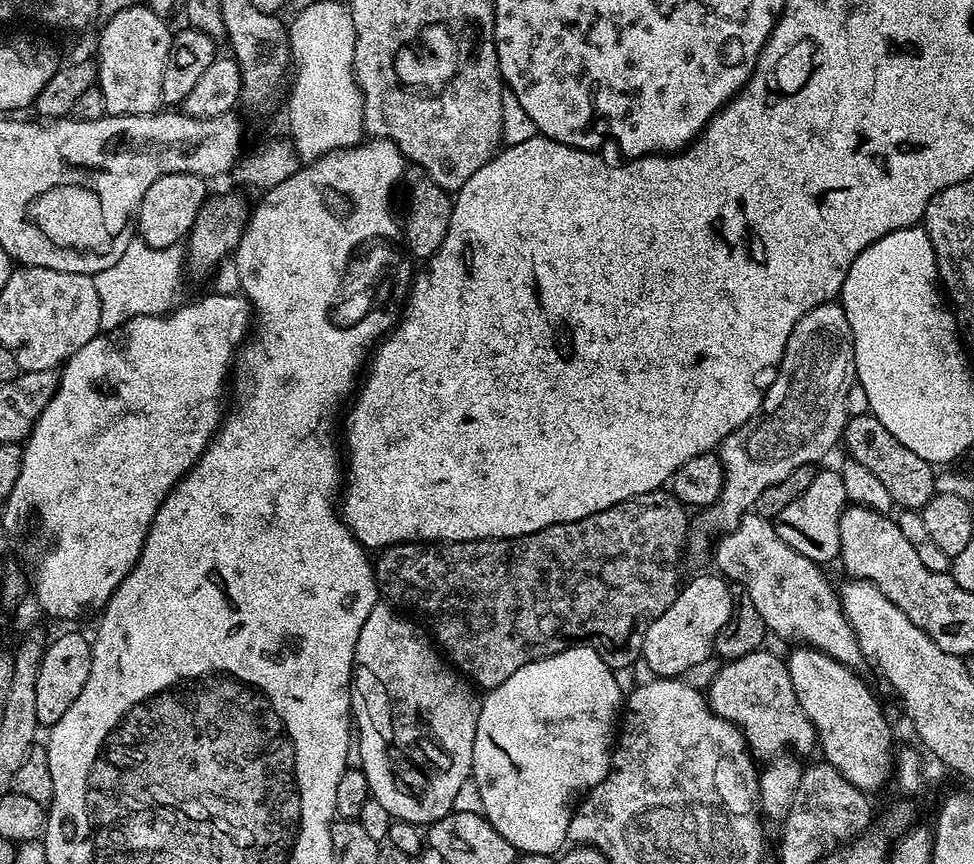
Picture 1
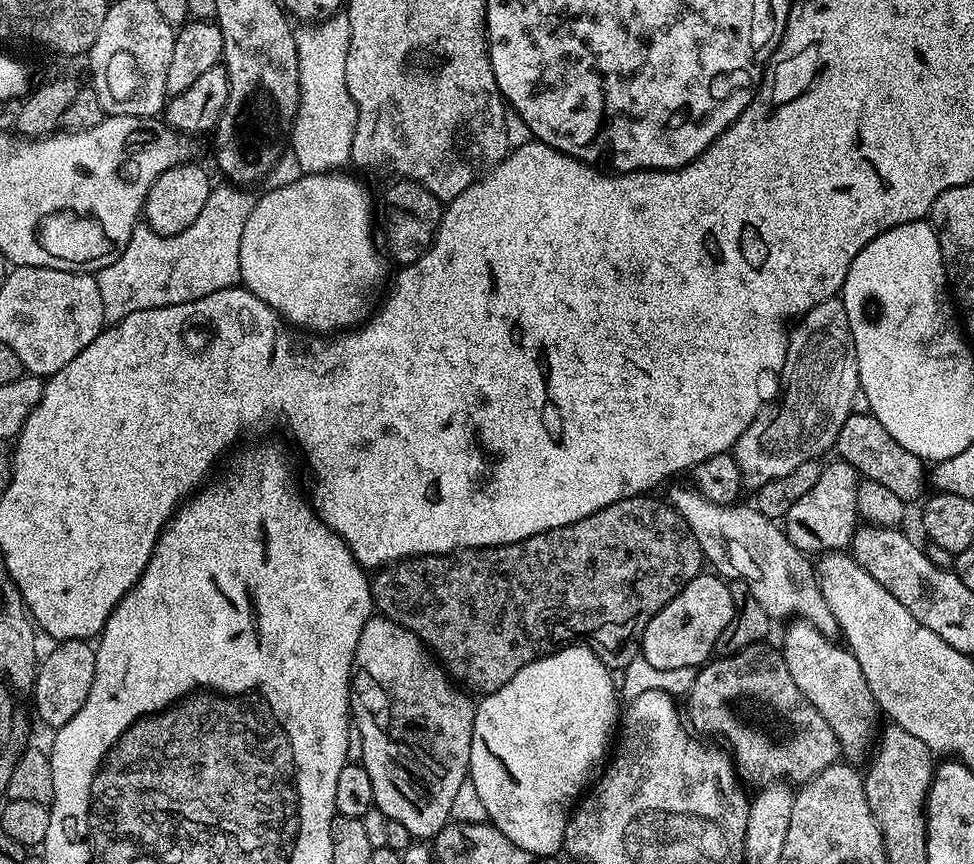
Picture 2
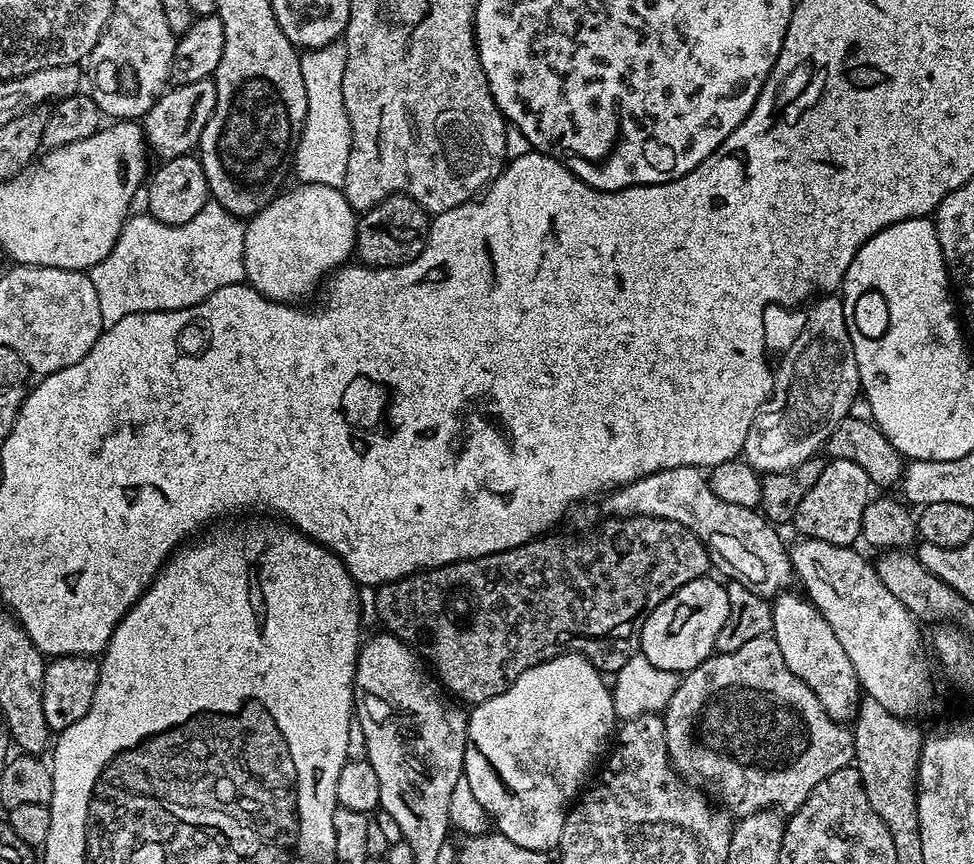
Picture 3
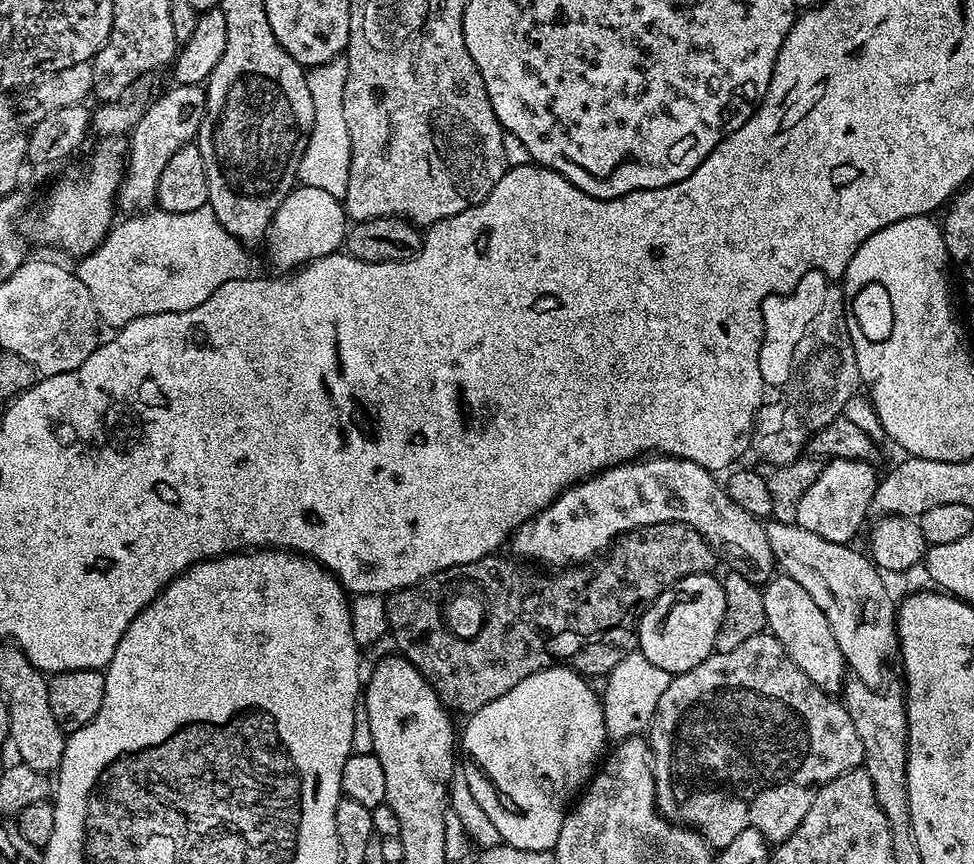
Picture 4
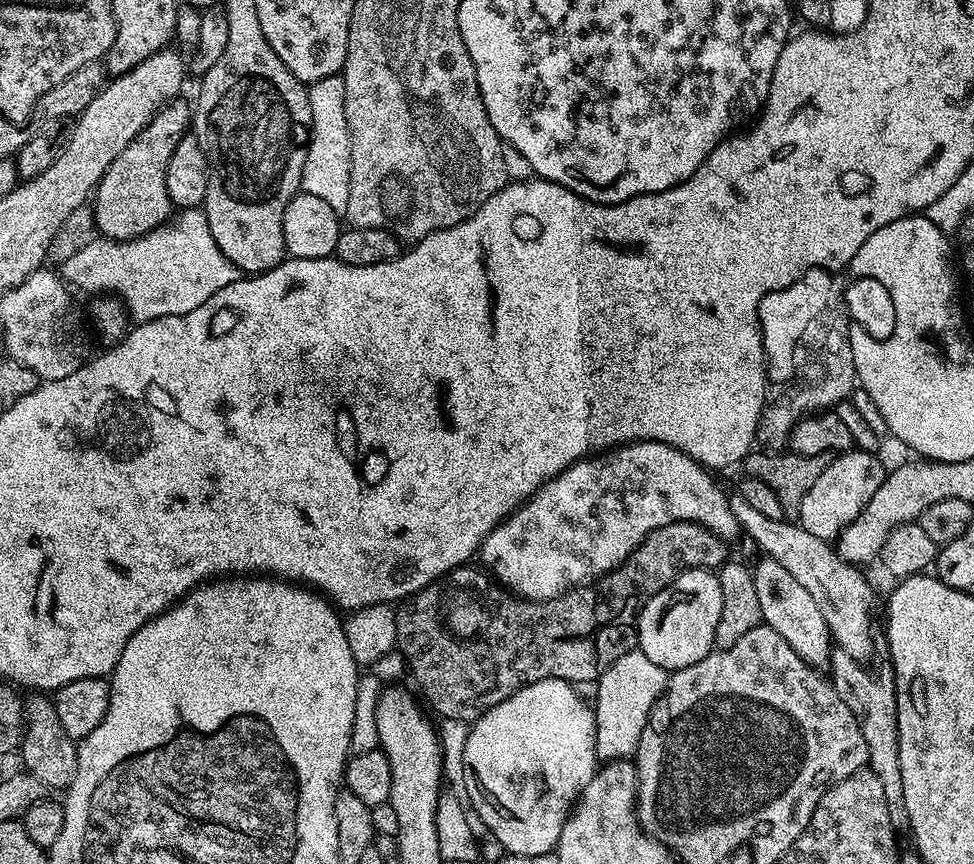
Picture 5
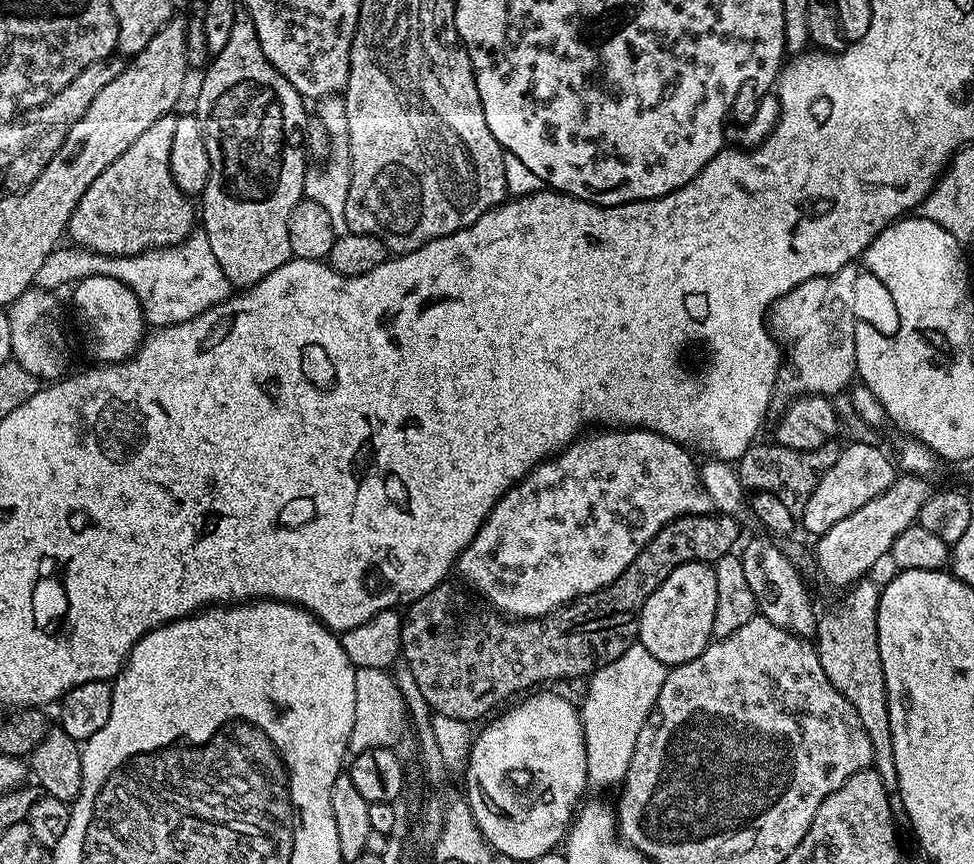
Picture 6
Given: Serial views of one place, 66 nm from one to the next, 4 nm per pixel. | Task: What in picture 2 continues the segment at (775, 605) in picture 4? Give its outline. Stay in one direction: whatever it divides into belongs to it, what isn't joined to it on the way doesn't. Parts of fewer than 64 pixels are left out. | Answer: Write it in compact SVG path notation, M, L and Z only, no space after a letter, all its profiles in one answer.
M793 619L788 626L782 651L786 670L790 670L790 678L794 678L794 686L798 686L802 698L826 718L845 757L860 756L864 751L865 755L873 747L878 732L878 709L874 694L870 694L870 686L866 686L866 674L862 674L862 666L858 666L858 658L854 658L843 643L824 636L810 622Z

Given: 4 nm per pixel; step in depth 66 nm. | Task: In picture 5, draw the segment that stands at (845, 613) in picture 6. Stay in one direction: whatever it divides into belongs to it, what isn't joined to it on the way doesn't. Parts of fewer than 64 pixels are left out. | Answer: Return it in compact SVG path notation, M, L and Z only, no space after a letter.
M833 647L830 661L830 679L834 690L838 690L838 698L854 710L858 718L858 726L862 726L862 738L866 738L868 751L867 767L878 774L878 782L882 782L882 790L886 793L886 806L890 810L892 829L898 834L909 831L908 815L902 798L902 762L898 762L898 710L896 709L896 685L891 675L879 676L871 672L857 657L840 648Z

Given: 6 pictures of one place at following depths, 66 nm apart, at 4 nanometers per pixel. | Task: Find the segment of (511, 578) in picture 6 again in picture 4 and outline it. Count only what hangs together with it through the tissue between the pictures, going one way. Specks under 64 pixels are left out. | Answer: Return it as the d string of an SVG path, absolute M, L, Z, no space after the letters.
M659 454L604 468L571 484L557 500L516 529L510 537L511 555L524 562L537 560L540 564L549 564L549 569L559 570L599 557L617 538L635 528L651 524L688 524L702 534L721 561L729 560L735 571L763 586L774 575L764 524L742 510L742 506L732 503L727 487L716 479L707 468L694 462Z

